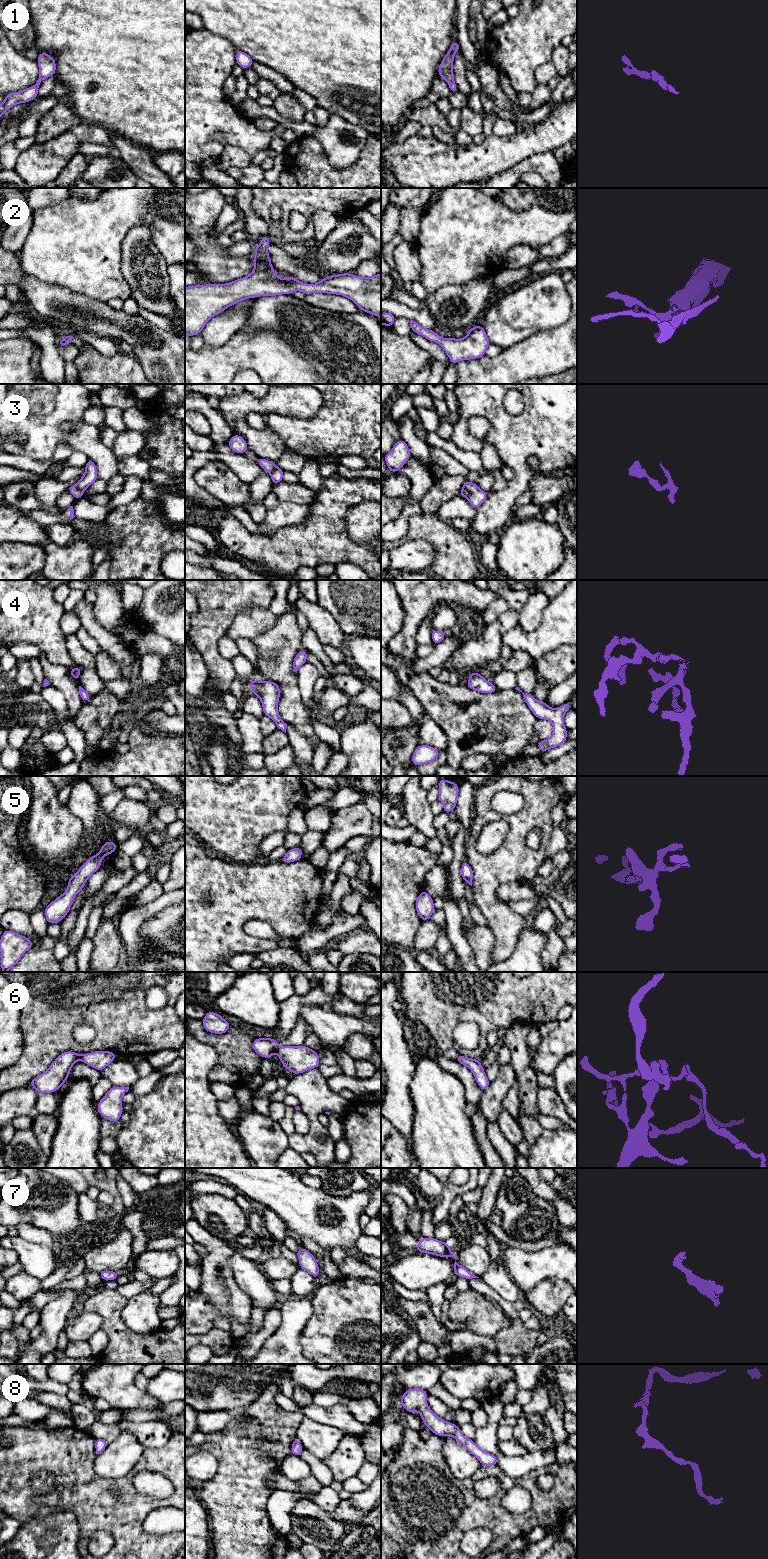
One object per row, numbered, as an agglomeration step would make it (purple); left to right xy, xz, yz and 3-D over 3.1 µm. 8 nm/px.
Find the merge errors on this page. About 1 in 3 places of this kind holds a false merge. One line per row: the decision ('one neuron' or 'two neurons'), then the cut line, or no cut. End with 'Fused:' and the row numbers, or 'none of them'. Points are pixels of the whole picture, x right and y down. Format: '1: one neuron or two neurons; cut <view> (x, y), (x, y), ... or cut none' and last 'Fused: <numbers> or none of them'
1: one neuron; cut none
2: one neuron; cut none
3: two neurons; cut yz (463, 487), (468, 492), (468, 498)
4: one neuron; cut none
5: one neuron; cut none
6: two neurons; cut xy (83, 1055), (80, 1059)
7: one neuron; cut none
8: one neuron; cut none
Fused: 3, 6

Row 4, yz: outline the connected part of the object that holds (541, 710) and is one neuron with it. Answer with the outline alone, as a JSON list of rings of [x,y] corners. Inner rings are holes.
[[[518,687],[515,688],[523,694],[528,708],[537,719],[546,719],[553,724],[553,733],[547,740],[540,740],[537,744],[540,752],[545,752],[563,744],[567,740],[567,729],[564,725],[564,714],[571,709],[570,703],[564,703],[554,709],[547,702],[539,702],[531,694],[524,694]]]

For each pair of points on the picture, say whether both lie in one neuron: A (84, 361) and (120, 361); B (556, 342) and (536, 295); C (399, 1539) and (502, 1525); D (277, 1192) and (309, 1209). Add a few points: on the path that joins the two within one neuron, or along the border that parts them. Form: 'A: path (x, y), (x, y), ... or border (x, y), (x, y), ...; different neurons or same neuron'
A: path (93, 363), (111, 363); same neuron
B: border (566, 321), (558, 326), (538, 331), (528, 337); different neurons
C: path (425, 1518), (476, 1517); same neuron
D: path (285, 1194), (301, 1208); same neuron

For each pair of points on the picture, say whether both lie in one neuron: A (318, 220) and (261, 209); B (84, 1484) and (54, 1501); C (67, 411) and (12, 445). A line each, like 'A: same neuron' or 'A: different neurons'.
A: different neurons
B: same neuron
C: same neuron

